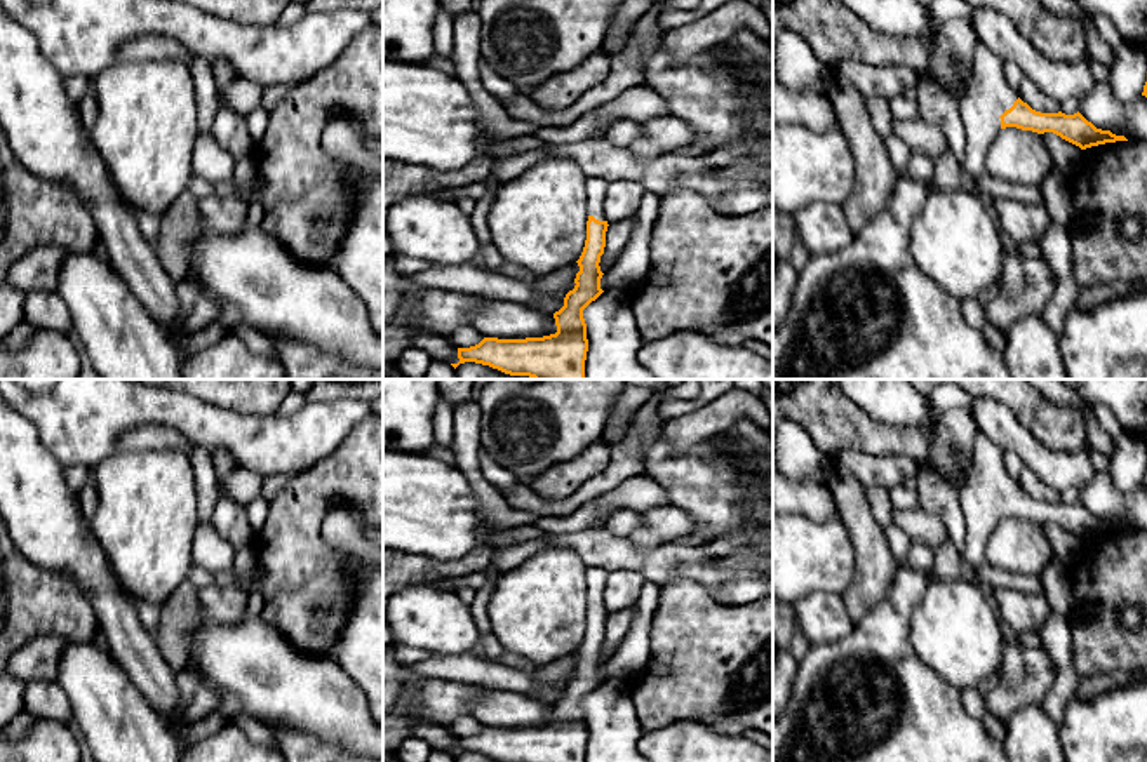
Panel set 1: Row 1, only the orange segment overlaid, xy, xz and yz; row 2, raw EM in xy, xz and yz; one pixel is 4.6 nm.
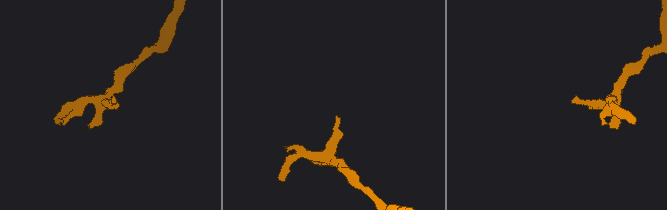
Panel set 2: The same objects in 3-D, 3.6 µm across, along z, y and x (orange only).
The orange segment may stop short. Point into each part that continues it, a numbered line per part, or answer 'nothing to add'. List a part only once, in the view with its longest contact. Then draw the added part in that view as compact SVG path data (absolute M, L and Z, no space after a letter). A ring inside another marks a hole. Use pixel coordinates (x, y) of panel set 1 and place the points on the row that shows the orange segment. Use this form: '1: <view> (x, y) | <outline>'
1: yz (989, 96) | M978 40L969 85L961 103L966 129L966 157L961 169L969 181L987 176L985 160L990 143L1001 130L1001 115L1018 99L1003 77L1003 61Z

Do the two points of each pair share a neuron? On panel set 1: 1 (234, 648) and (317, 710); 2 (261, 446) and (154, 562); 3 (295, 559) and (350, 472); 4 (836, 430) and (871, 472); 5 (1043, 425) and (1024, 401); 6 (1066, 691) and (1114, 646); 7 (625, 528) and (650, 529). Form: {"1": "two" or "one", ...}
{"1": "one", "2": "two", "3": "one", "4": "two", "5": "one", "6": "two", "7": "two"}

